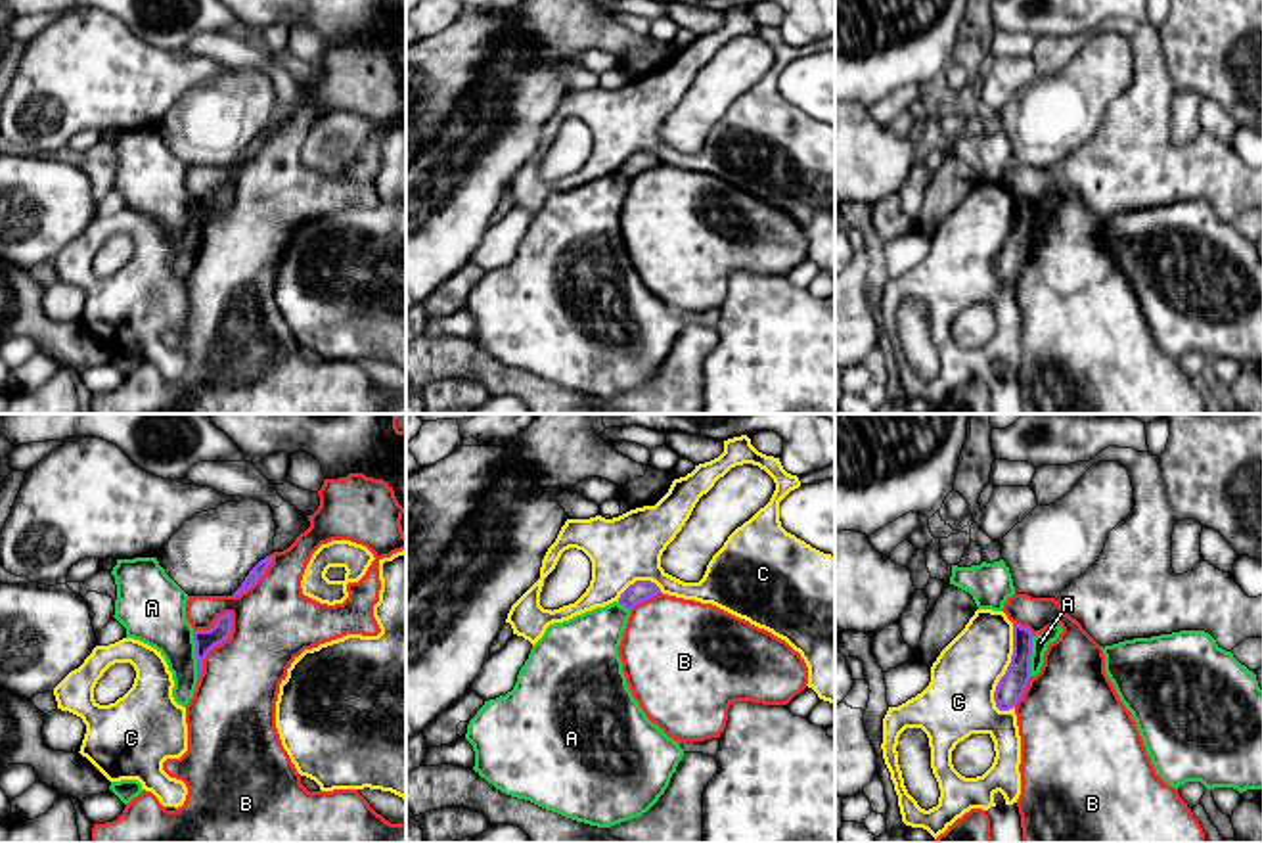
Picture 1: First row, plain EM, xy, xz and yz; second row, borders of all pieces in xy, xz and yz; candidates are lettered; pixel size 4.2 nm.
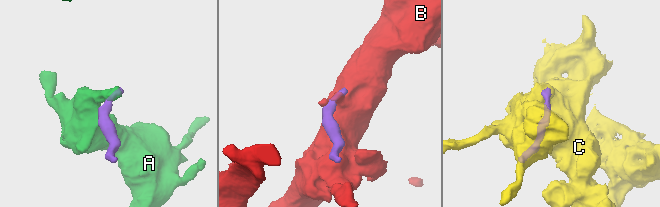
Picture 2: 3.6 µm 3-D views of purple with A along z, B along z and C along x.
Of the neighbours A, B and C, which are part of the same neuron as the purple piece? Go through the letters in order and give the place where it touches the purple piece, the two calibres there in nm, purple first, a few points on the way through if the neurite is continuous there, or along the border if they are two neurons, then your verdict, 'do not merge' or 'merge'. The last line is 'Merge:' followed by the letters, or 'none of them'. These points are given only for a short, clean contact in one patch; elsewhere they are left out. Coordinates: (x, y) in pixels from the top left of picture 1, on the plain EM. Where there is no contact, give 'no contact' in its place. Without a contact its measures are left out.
A: xy (196, 227) | 90/260 nm | along xy (192, 202), (198, 250) | do not merge
B: xy (217, 215) | 90/340 nm | do not merge
C: yz (1008, 238) | 120/280 nm | do not merge
Merge: none of them

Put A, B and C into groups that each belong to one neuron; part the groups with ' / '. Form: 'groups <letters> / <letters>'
groups A / B / C

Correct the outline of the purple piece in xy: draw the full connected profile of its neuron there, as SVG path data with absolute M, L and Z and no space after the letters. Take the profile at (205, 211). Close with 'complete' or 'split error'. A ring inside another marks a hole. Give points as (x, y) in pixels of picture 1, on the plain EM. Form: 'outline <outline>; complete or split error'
outline M232 184L218 188L211 201L193 201L195 228L197 228L197 251L203 243L203 230L207 228L207 224L214 216L228 211L230 203L232 203Z; complete

